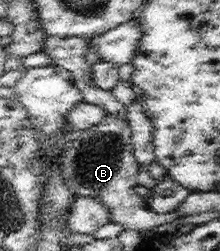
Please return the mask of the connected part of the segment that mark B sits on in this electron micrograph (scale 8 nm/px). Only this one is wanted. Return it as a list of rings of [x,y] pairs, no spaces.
[[[109,114],[102,123],[84,131],[78,127],[72,128],[61,162],[70,189],[77,196],[100,198],[112,210],[114,222],[122,224],[127,230],[143,234],[181,218],[178,212],[158,214],[152,211],[149,199],[136,192],[136,188],[140,186],[138,174],[141,164],[134,153],[133,126],[122,115]]]

